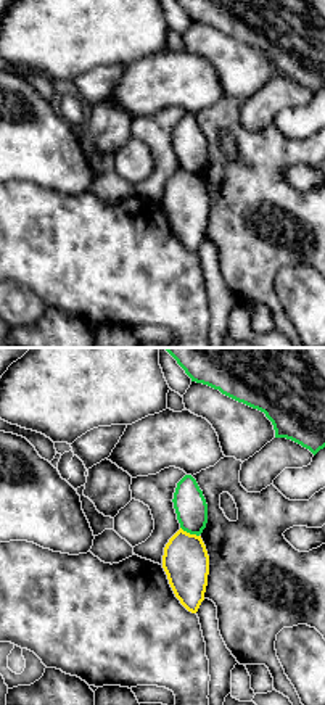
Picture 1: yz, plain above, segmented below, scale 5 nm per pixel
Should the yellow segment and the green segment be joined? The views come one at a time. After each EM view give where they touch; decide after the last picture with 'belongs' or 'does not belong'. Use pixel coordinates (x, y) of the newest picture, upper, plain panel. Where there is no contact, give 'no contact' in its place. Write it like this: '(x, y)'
(189, 173)

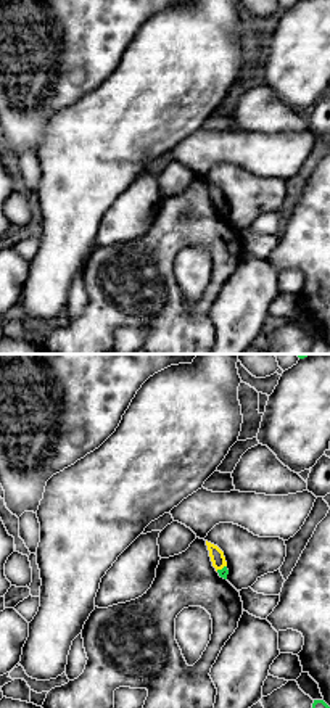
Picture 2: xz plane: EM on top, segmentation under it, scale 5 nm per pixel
(221, 208)

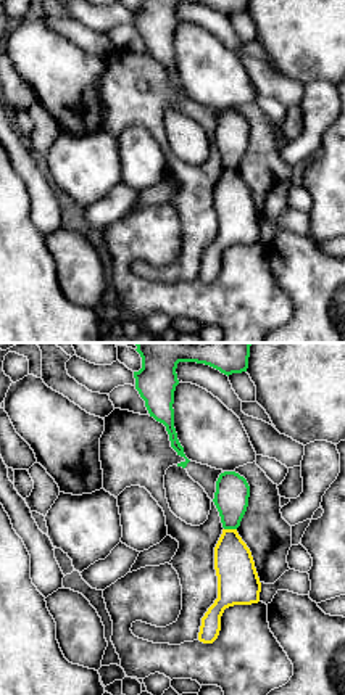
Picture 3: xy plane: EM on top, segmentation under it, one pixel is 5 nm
(231, 169)

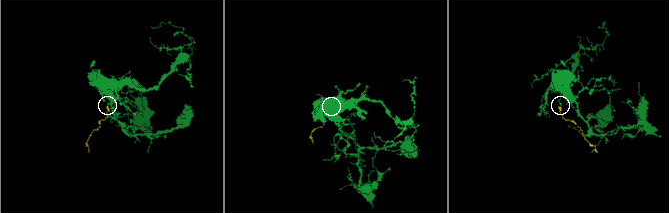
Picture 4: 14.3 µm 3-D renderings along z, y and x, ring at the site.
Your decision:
does not belong

